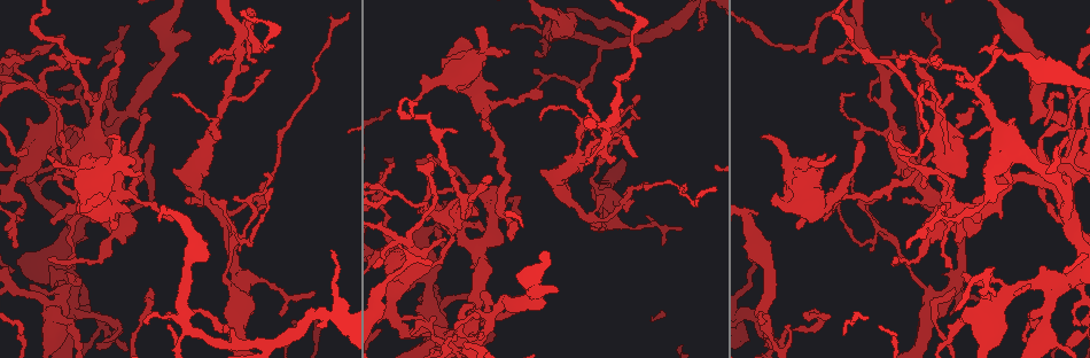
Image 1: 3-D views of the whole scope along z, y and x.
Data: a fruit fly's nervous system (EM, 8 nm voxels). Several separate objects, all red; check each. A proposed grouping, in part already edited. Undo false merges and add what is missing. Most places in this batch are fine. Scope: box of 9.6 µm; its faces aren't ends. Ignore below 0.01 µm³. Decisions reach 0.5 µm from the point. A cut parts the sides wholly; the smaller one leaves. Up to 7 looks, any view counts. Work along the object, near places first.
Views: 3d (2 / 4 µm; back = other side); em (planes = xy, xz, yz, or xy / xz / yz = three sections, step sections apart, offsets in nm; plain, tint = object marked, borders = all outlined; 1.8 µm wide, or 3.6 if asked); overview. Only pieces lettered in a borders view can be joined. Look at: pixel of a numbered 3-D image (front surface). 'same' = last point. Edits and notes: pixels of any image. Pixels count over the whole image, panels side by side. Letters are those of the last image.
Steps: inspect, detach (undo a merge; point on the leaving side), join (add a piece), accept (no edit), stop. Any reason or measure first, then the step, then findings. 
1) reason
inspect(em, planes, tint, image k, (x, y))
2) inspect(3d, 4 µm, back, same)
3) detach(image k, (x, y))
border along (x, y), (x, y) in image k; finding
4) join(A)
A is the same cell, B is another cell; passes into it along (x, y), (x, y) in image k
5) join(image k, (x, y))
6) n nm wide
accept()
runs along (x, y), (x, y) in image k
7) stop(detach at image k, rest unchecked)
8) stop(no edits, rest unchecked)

small branch off a trunk
inspect(em, xz, step 8, tint, image 1, (599, 211))

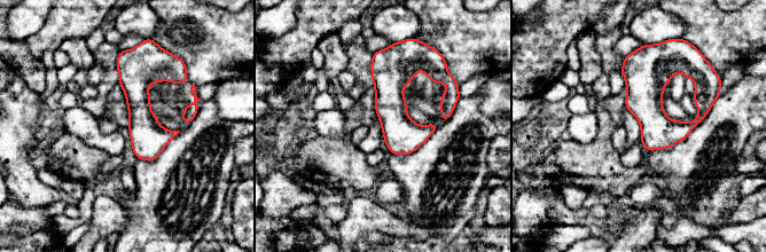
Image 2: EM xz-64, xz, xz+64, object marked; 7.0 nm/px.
inspect(em, planes, borders, same)

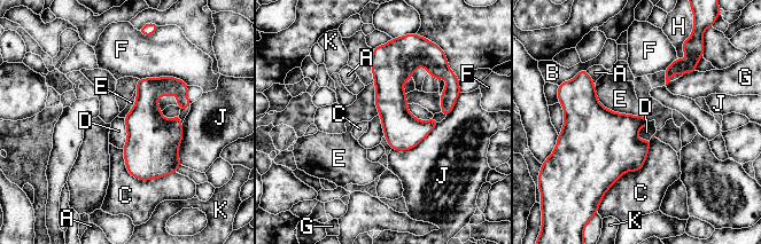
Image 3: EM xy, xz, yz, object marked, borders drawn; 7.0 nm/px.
240 nm wide; C touches over 550 nm
accept()
A, B, C, D, E, F, G, H, J and K are other cells; all the same neuron

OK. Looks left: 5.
an open end
inspect(em, 3.6 µm, planes, borders, image 1, (101, 193))

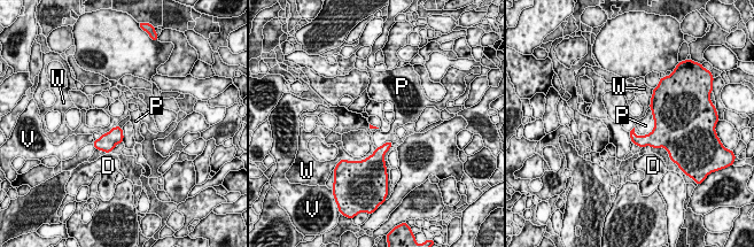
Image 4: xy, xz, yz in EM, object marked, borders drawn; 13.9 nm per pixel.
accept()
D, P, V and W are other cells; border along (651, 108), (653, 129), (640, 136) in image 4; no lettered piece goes on from it

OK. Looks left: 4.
calibre changes
inspect(3d, 2 µm, image 1, (42, 89))

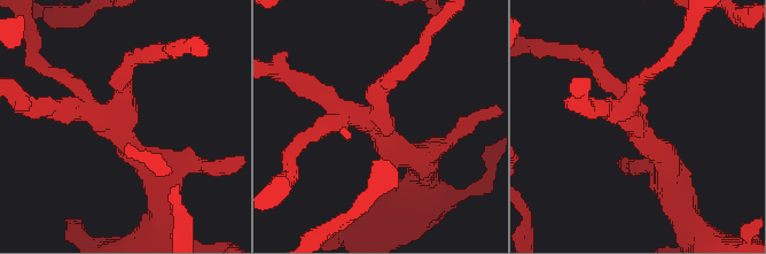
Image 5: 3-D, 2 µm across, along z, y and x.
4 arms
inspect(em, xz, step 8, tint, image 5, (632, 122))

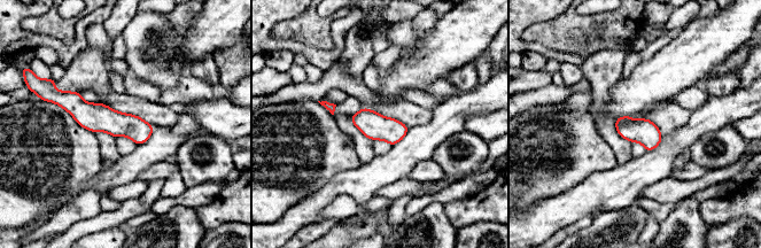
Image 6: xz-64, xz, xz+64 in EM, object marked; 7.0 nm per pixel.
cut it another way
inspect(em, planes, borders, same)

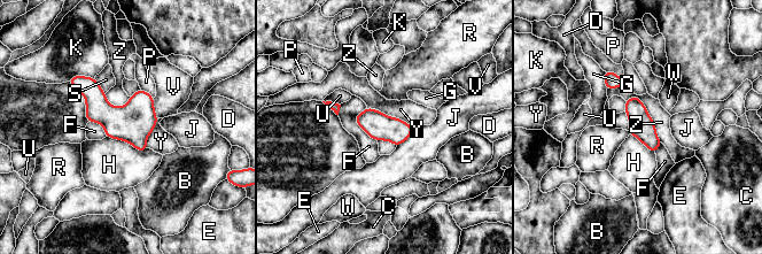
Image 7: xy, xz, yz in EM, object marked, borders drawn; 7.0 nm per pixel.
accept()
B, C, D, E, F, G, H, J, K, P, R, S, U, V, W, Y and Z are other cells; one neuron here

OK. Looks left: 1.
stop(no edits, rest unchecked)

